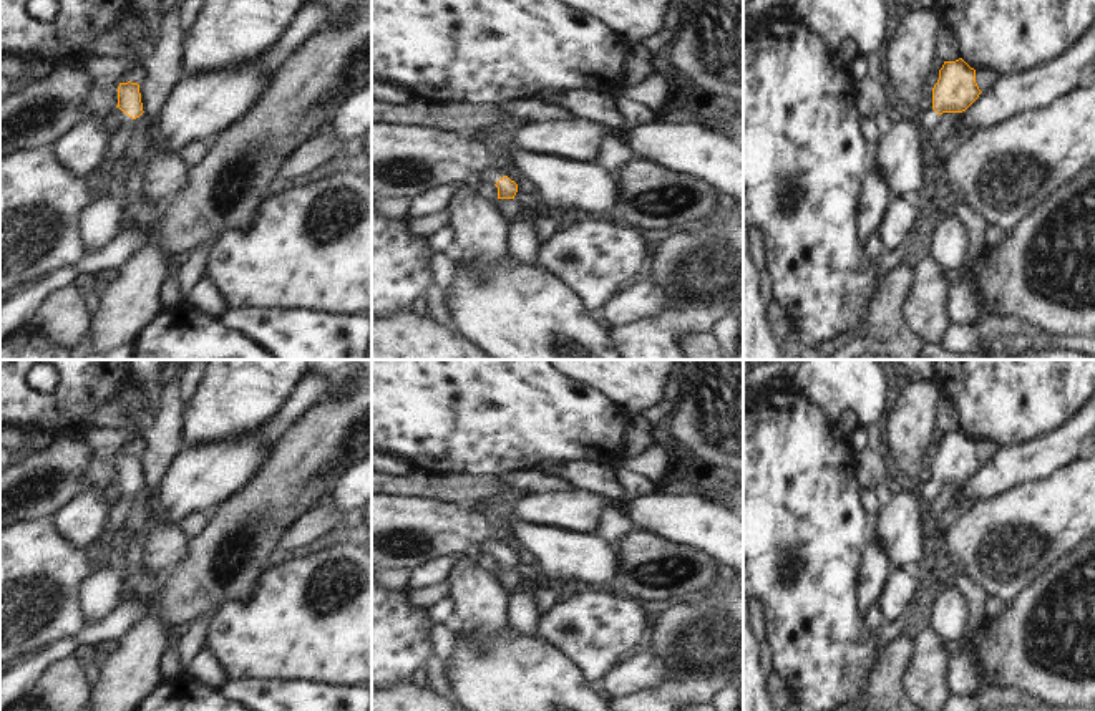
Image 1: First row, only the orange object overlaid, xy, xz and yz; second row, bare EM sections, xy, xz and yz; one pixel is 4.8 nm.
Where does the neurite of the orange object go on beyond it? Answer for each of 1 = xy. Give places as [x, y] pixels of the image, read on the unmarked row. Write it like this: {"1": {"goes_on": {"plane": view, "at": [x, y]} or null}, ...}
{"1": {"goes_on": {"plane": "xy", "at": [116, 489]}}}

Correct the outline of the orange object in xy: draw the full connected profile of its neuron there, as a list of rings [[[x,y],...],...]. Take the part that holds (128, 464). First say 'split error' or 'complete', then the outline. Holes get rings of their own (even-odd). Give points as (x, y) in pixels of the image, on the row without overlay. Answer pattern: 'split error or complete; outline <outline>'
split error; outline [[[119,454],[118,477],[103,489],[103,499],[114,504],[118,499],[133,496],[143,486],[143,474],[138,454]]]

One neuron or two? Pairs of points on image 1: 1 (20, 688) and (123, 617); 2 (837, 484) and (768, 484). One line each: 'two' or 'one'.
1: one
2: one

